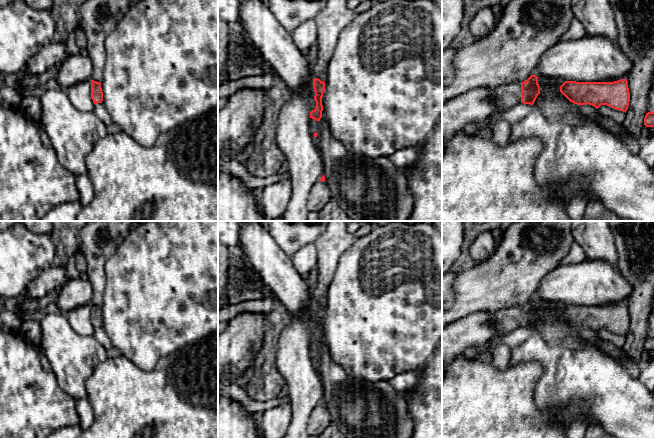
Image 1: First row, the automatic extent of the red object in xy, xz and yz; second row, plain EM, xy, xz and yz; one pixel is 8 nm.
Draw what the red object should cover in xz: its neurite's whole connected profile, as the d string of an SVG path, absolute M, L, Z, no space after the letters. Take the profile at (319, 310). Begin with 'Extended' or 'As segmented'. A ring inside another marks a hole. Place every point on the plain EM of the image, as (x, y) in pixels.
As segmented. M314 302L313 312L315 315L314 323L316 325L316 332L310 336L310 342L314 343L315 345L320 345L323 335L322 321L325 315L325 306L318 302Z

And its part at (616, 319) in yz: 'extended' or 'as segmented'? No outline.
as segmented

